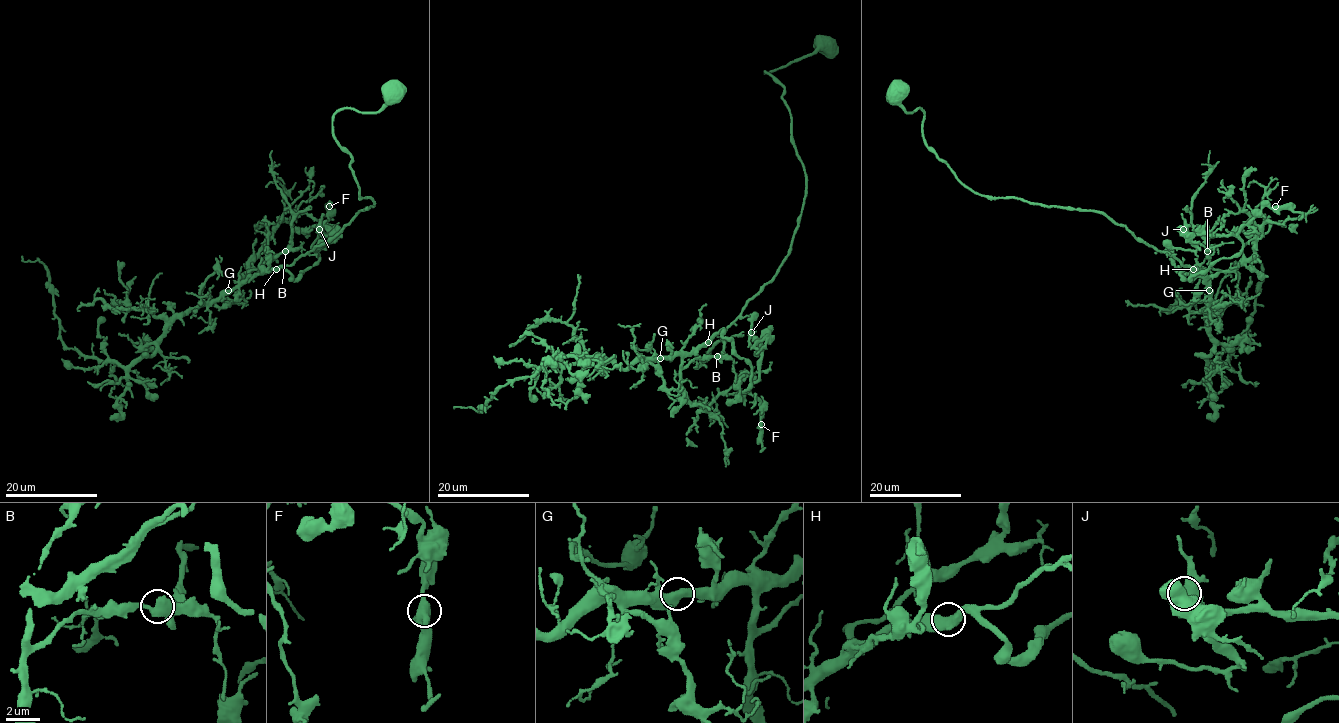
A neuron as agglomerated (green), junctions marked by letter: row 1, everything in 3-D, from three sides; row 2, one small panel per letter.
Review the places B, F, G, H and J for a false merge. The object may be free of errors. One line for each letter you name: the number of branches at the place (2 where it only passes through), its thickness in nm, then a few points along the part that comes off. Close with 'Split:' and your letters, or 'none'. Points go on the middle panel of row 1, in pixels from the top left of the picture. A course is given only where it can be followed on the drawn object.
Split: none

